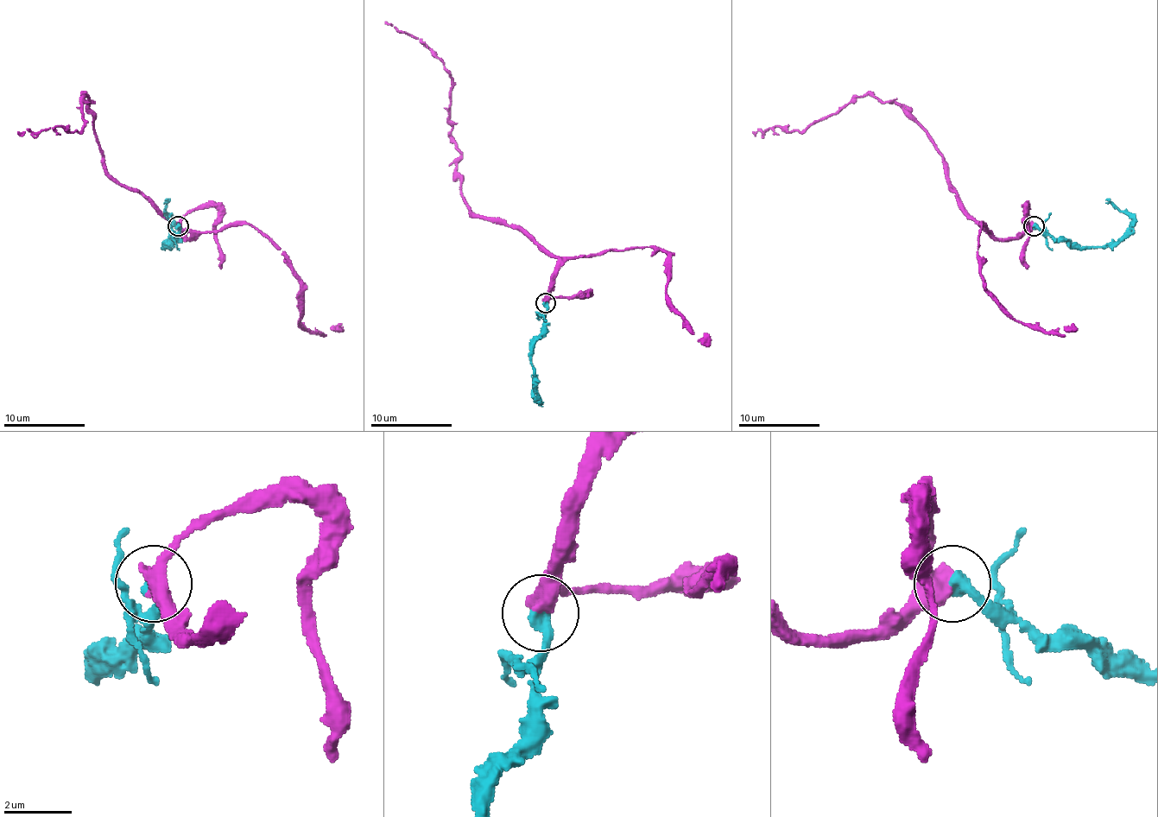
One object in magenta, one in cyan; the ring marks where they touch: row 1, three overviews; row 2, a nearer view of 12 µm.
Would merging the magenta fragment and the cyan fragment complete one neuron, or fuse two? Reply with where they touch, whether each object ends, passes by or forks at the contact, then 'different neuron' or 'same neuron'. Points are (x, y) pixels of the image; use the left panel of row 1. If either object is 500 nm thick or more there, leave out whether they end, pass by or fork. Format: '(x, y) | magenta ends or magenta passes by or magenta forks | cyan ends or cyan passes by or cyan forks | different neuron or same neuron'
(178, 226) | magenta passes by | cyan ends | same neuron

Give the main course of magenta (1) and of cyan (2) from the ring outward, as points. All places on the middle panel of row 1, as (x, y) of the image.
1: (545, 302), (557, 259), (506, 223), (471, 212), (456, 168), (459, 149), (447, 71), (421, 42), (384, 22)
2: (545, 302), (547, 314), (543, 332), (534, 340), (531, 351), (537, 400), (533, 394), (534, 375)

